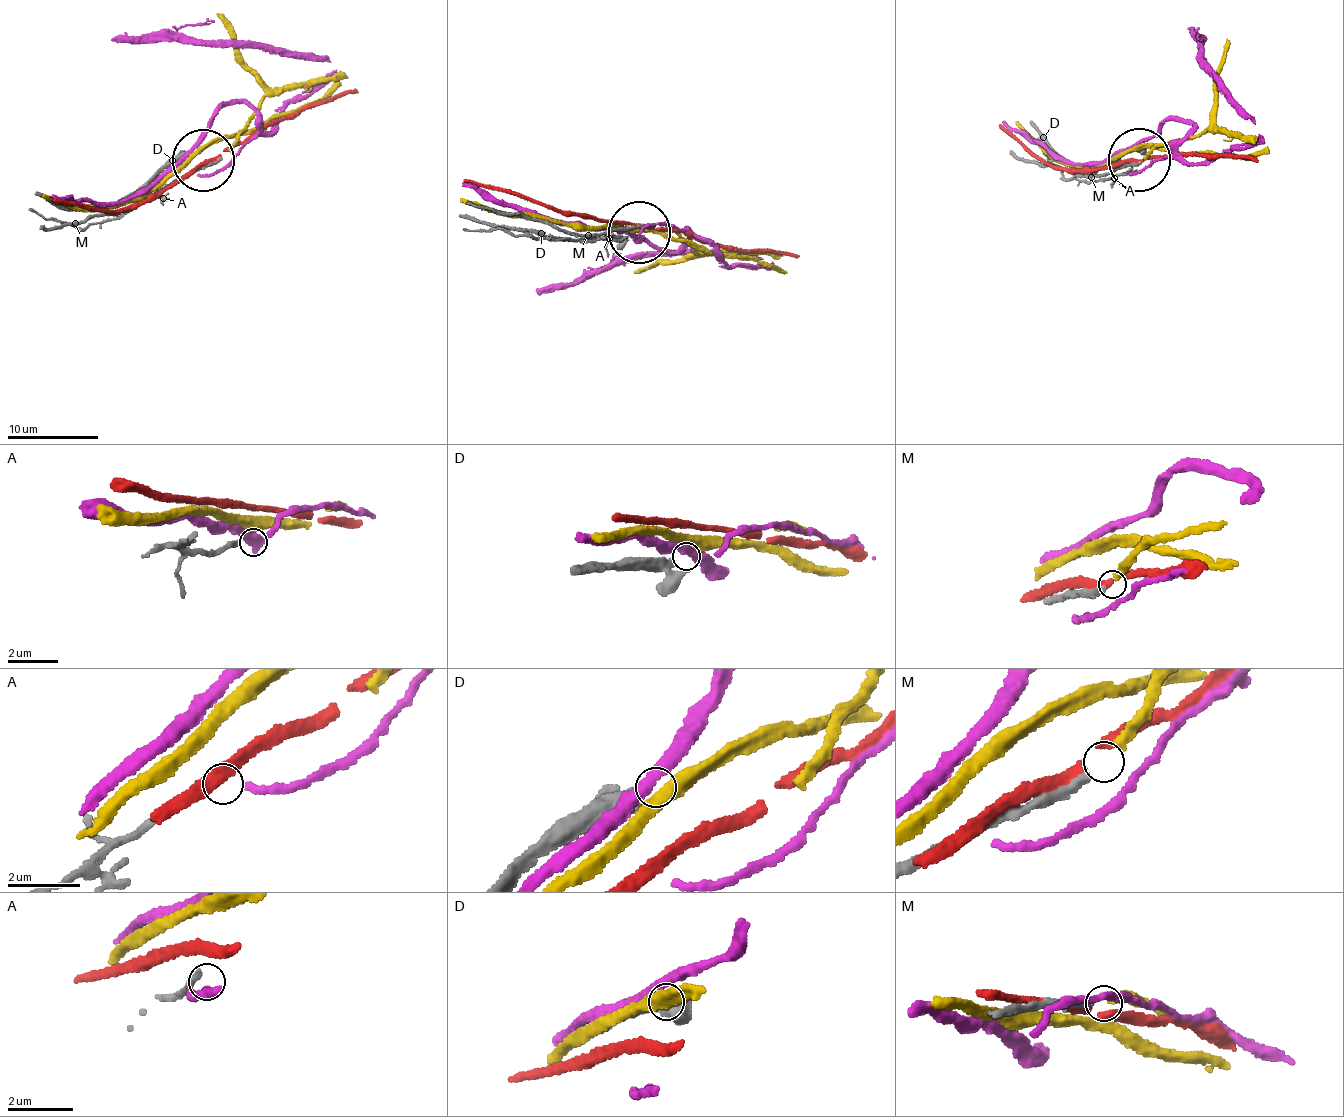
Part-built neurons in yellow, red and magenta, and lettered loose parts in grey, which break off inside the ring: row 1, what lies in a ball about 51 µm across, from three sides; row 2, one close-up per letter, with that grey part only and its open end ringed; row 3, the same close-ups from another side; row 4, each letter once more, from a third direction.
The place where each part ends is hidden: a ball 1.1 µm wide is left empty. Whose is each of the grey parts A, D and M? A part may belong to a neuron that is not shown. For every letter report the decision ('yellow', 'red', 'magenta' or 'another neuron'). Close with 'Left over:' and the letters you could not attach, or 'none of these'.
A: magenta
D: another neuron
M: yellow
Left over: D

